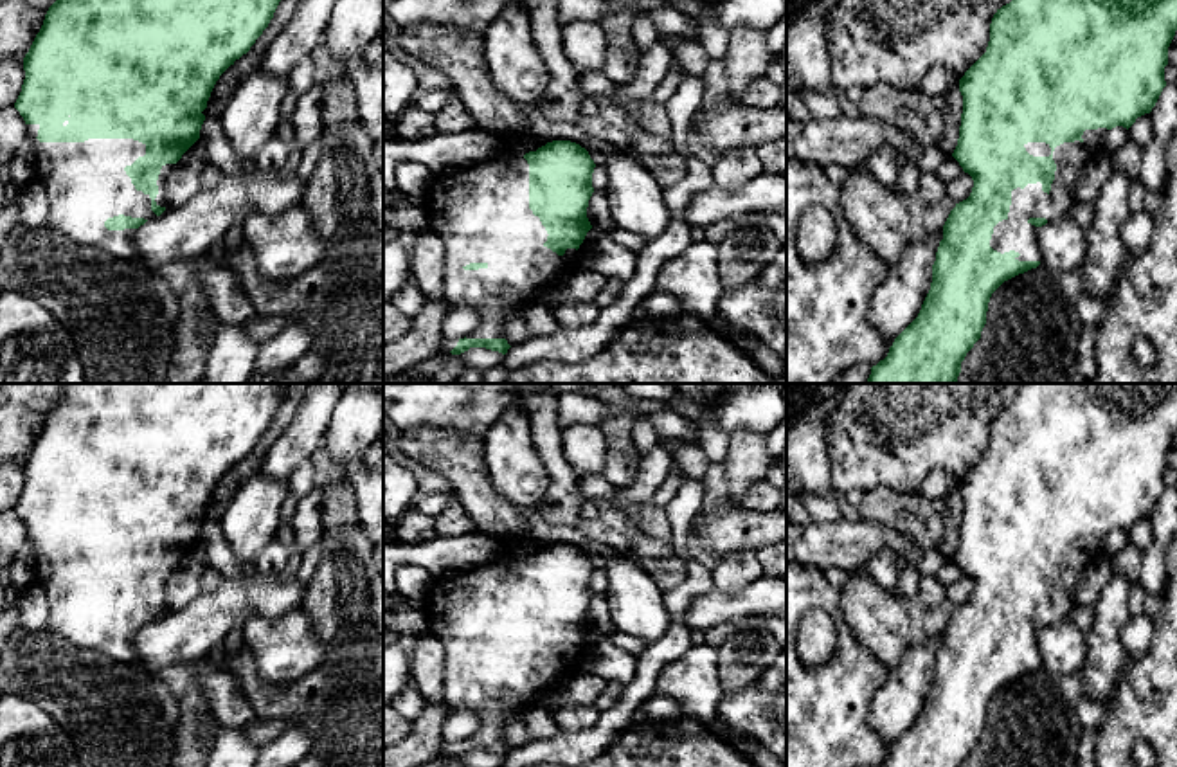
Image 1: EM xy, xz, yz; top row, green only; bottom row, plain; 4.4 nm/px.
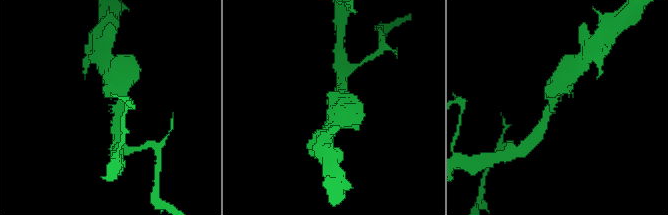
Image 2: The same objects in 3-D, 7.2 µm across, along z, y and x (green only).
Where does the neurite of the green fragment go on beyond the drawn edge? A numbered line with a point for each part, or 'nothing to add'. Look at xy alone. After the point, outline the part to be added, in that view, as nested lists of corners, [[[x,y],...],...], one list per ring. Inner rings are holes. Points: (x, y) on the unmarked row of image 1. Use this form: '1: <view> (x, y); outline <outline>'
1: xy (85, 586); outline [[[27,528],[27,542],[34,546],[34,583],[49,601],[45,630],[59,636],[76,648],[104,654],[124,664],[140,664],[133,637],[137,632],[108,634],[108,621],[124,618],[151,623],[151,601],[137,594],[124,571],[146,558],[146,547],[133,542],[88,542],[85,546],[40,546],[40,528]]]

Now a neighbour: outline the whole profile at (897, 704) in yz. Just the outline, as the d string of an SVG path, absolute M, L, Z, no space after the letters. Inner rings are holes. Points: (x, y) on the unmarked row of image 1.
M943 632L911 645L902 663L889 670L885 682L875 693L869 709L869 726L884 740L887 751L918 720L930 693L932 668Z

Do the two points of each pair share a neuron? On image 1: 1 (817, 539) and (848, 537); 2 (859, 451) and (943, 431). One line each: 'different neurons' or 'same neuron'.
1: same neuron
2: same neuron

